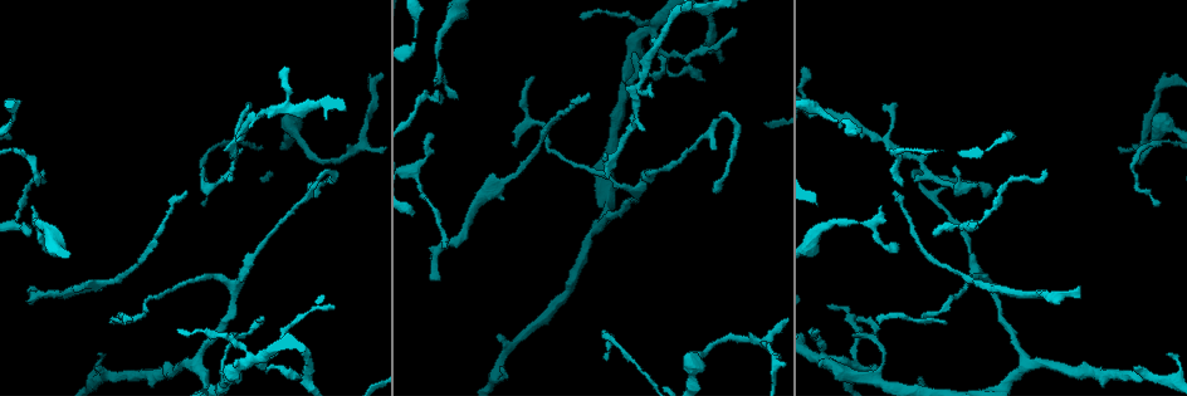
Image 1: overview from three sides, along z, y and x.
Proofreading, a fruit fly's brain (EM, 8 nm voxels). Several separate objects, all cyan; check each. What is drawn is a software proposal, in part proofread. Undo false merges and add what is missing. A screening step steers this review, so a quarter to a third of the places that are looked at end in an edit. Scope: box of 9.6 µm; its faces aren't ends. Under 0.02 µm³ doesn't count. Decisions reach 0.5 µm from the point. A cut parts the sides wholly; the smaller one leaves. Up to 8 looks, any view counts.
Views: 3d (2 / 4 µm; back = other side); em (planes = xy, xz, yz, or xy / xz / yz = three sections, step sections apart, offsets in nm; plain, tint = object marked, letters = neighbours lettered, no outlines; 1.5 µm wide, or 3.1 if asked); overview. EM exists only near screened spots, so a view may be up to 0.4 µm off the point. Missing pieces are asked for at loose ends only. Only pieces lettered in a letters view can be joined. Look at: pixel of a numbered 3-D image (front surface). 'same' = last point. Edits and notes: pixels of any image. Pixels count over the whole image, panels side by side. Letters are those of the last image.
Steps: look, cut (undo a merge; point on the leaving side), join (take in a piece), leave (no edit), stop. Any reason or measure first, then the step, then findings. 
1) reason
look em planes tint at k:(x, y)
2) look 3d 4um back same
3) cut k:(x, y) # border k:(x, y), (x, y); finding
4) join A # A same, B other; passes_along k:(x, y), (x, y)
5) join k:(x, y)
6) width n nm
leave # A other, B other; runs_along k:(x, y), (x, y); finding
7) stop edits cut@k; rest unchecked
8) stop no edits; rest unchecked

free end
look em xy step 8 letters at 1:(98, 367)

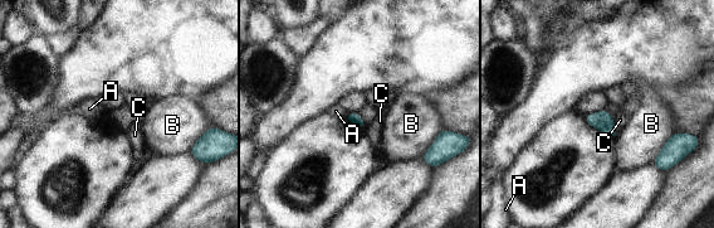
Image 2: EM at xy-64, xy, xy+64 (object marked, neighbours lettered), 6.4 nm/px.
longest_contact B 260 nm
leave # A other, B other, C other; border 2:(614, 116), (614, 126), (617, 132); no lettered piece goes on from it

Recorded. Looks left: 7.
free end
look em planes letters at 1:(435, 279)

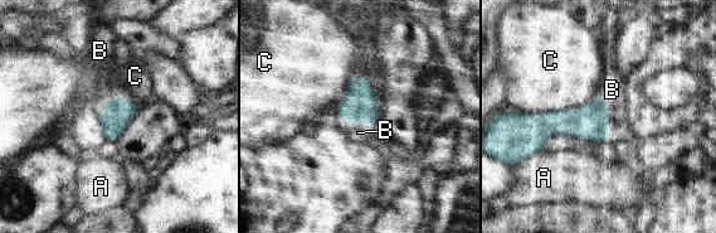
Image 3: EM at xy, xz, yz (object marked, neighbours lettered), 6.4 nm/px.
join B # A other, B same, C other; it goes on there

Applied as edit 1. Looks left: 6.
branch stops here
look em planes tint at 1:(976, 184)

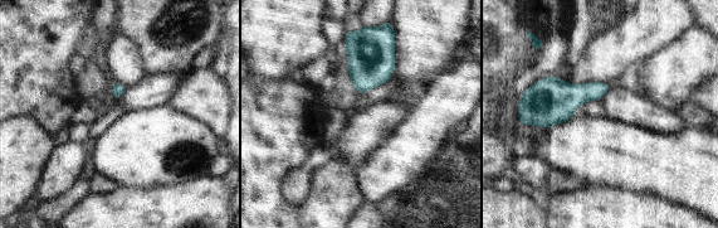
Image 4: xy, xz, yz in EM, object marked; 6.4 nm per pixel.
see the neighbours
look em planes letters same

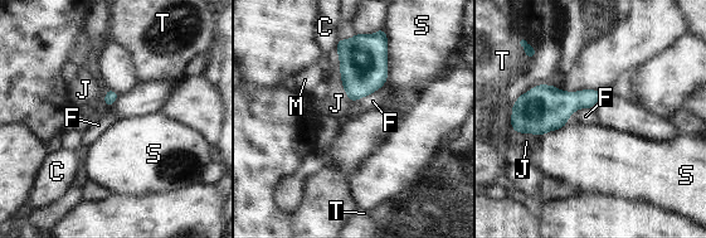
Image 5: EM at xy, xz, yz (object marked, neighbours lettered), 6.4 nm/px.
leave # C other, F other, J other, M other, S other, T other; border 5:(339, 69), (342, 88), (350, 101); none of them fits

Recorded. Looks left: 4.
tapers out
look em planes letters at 1:(444, 246)

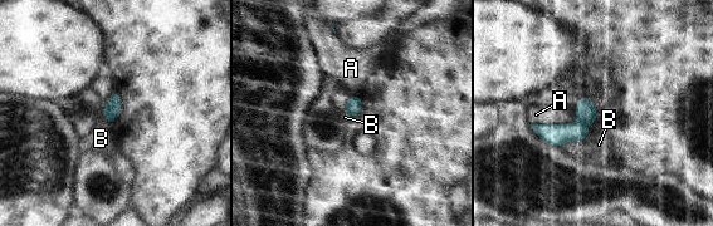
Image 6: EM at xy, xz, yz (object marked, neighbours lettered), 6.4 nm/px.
leave # A other, B other; border 6:(596, 118), (584, 139); no lettered piece goes on from it

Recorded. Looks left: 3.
stop edits join@3; rest unchecked

